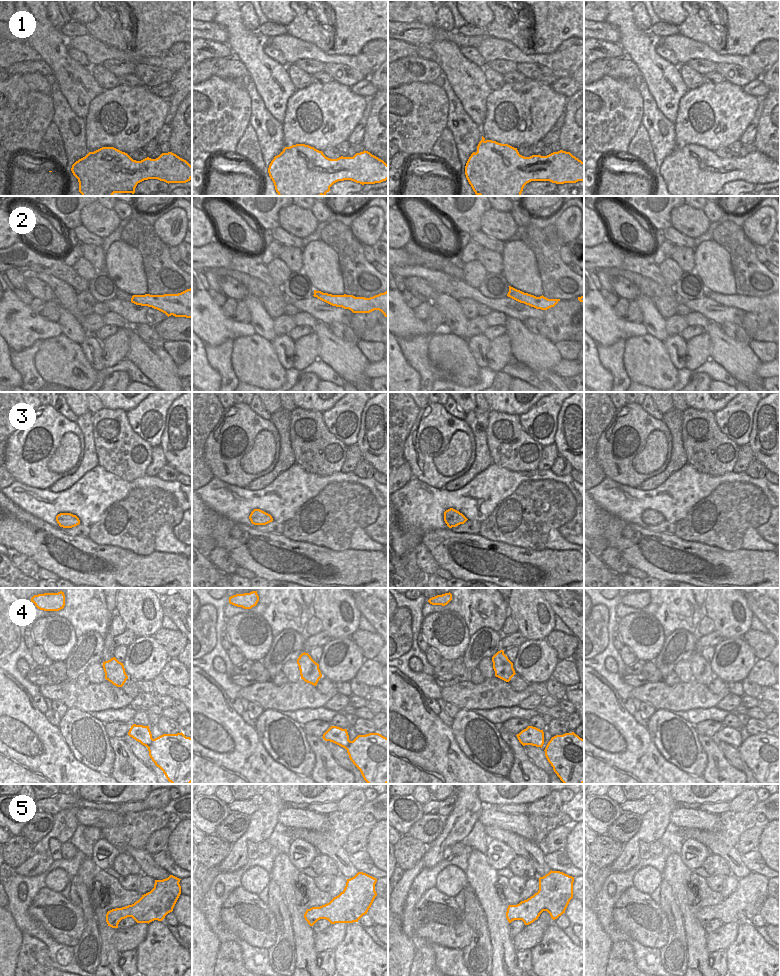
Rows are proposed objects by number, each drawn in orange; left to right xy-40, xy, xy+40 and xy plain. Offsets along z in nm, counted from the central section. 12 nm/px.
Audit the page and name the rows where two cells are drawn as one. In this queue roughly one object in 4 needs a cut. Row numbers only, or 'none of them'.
1

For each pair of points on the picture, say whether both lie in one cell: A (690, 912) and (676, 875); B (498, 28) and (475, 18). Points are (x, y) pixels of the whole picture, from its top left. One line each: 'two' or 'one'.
A: one
B: two

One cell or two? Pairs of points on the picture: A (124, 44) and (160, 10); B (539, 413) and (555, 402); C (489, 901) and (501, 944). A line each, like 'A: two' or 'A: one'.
A: one
B: one
C: one

